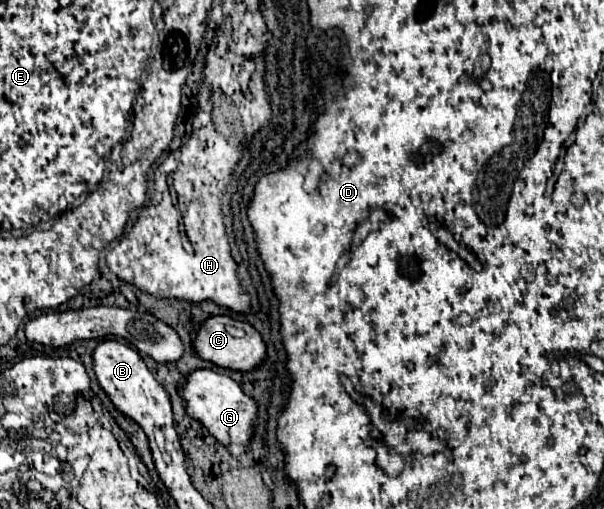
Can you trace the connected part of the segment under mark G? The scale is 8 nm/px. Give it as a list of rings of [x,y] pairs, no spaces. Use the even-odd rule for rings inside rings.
[[[206,368],[194,370],[190,372],[188,380],[178,388],[178,394],[182,396],[188,414],[192,414],[192,418],[206,426],[218,442],[222,442],[224,446],[234,442],[240,446],[248,446],[252,424],[256,420],[256,402],[250,396],[246,396],[232,378]]]

